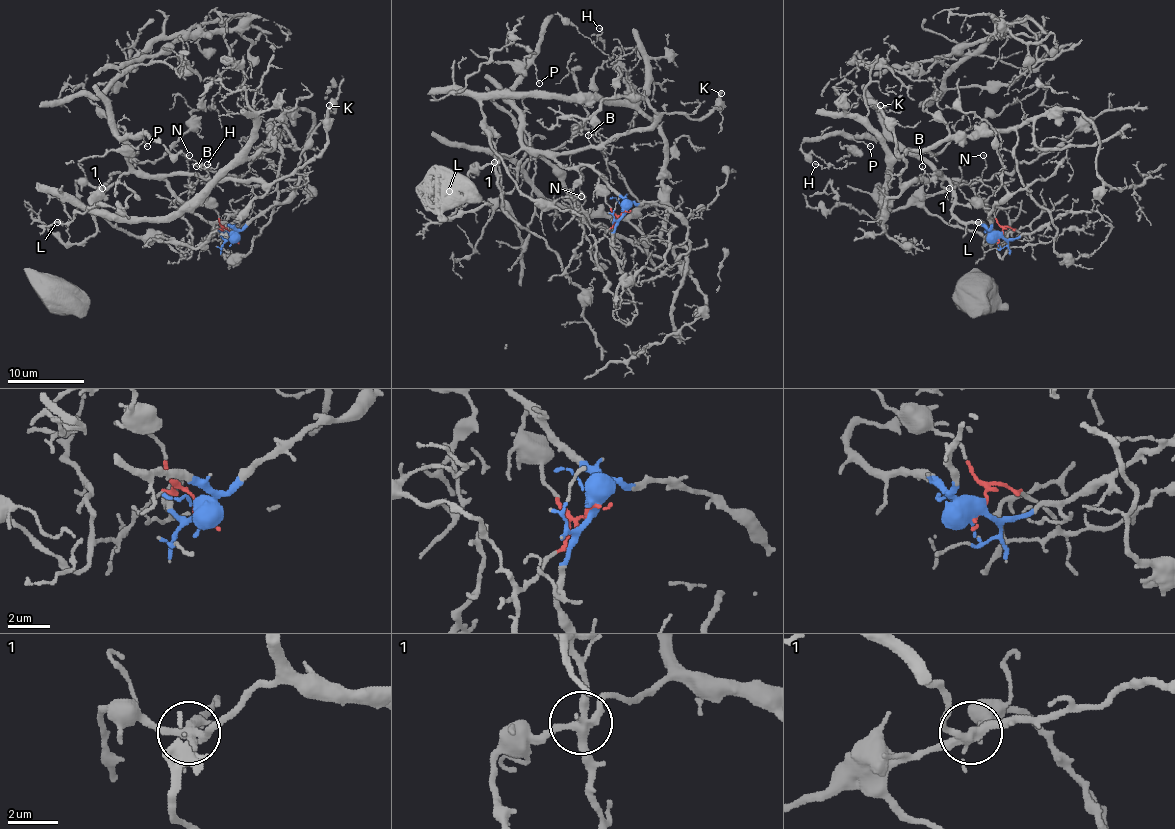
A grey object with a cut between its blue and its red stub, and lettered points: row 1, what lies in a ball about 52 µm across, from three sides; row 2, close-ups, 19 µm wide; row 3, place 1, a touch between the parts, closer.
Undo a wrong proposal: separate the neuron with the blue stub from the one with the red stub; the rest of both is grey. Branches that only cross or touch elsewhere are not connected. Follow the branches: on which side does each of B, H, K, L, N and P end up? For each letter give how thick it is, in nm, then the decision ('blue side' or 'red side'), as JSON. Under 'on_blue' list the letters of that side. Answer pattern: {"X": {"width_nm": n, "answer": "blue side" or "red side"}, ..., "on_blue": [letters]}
{"B": {"width_nm": 140, "answer": "blue side"}, "H": {"width_nm": 130, "answer": "blue side"}, "K": {"width_nm": 280, "answer": "blue side"}, "L": {"width_nm": 130, "answer": "blue side"}, "N": {"width_nm": 120, "answer": "blue side"}, "P": {"width_nm": 110, "answer": "blue side"}, "on_blue": ["B", "H", "K", "L", "N", "P"]}

